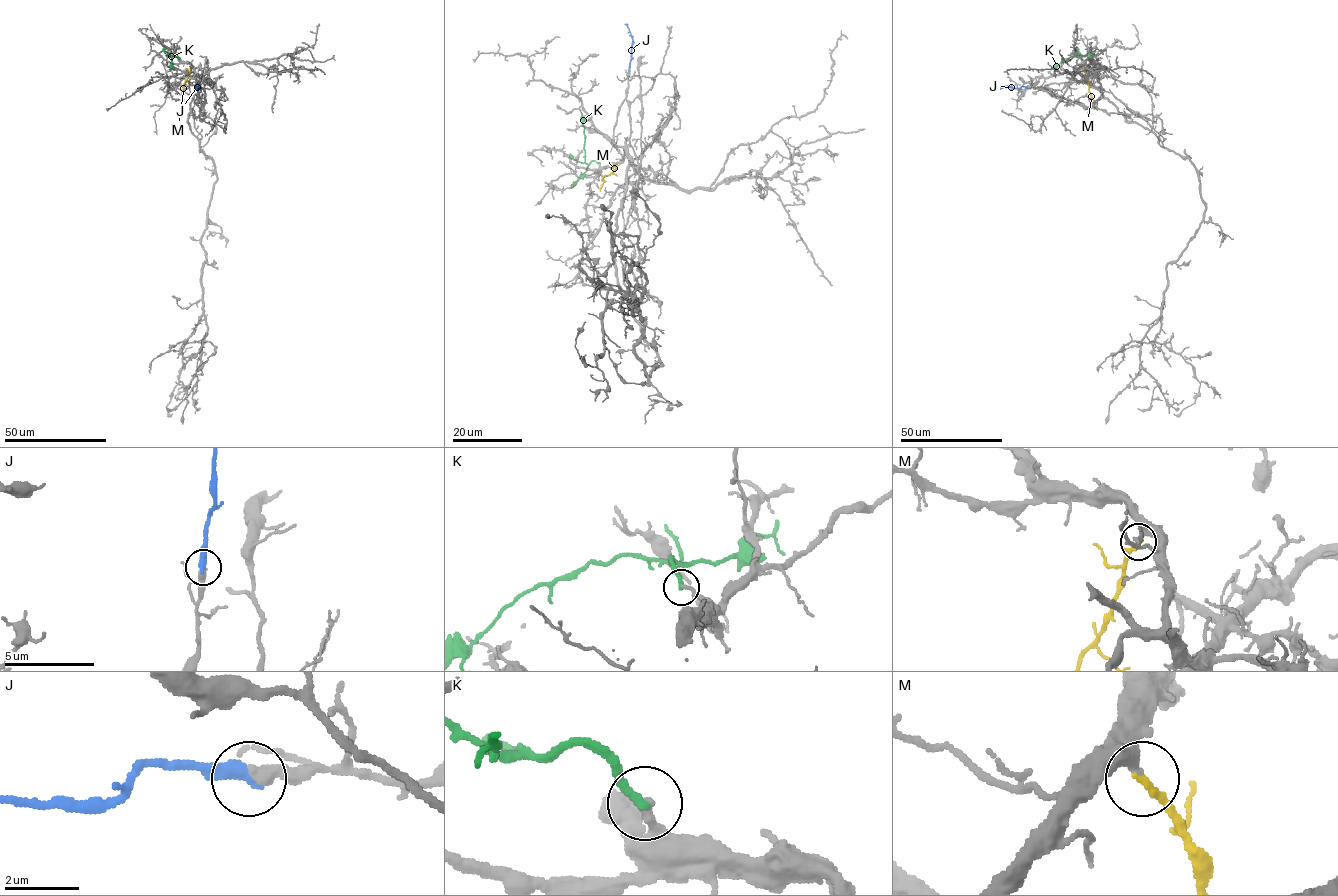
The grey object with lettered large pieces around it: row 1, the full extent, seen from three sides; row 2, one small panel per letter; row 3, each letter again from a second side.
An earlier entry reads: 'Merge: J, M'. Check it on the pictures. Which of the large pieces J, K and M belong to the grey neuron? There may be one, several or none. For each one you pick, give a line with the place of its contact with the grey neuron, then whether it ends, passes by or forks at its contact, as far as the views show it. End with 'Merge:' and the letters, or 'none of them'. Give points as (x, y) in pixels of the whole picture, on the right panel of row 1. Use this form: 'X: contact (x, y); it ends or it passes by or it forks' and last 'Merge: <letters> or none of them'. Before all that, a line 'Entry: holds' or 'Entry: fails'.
Entry: holds
J: contact (1027, 87); it ends
M: contact (1082, 68); it ends
Merge: J, M

